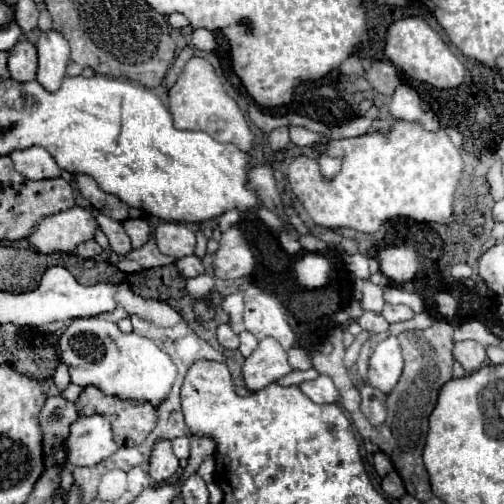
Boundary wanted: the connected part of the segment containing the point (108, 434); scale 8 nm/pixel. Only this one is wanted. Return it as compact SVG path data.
M80 414L70 424L70 434L64 442L66 464L74 466L94 466L108 456L112 456L118 446L114 446L110 422L100 414L84 416Z

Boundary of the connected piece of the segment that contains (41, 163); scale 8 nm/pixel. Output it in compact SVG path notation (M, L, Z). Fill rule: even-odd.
M30 146L24 150L14 150L8 154L14 162L14 168L30 178L30 180L38 180L38 178L56 178L60 176L60 166L54 162L54 158L40 146Z

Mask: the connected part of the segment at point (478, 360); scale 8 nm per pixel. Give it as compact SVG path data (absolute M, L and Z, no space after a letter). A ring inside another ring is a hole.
M474 340L454 344L454 358L464 366L466 372L474 372L486 364L486 348Z

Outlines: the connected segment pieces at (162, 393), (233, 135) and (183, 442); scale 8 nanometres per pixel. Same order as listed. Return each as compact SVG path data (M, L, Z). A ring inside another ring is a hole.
M76 318L60 336L60 358L68 366L72 382L96 386L120 400L148 402L158 408L170 394L176 380L176 364L152 340L140 334L124 334L104 318Z
M190 58L180 72L176 84L168 90L168 108L174 118L174 126L180 130L202 130L208 132L218 142L230 142L244 152L254 148L254 132L250 130L246 118L242 118L242 110L234 98L220 90L220 78L204 58ZM174 94L182 94L182 98L174 98Z
M188 436L174 438L172 440L172 448L174 448L174 456L176 458L188 458L188 454L190 454L190 438Z

